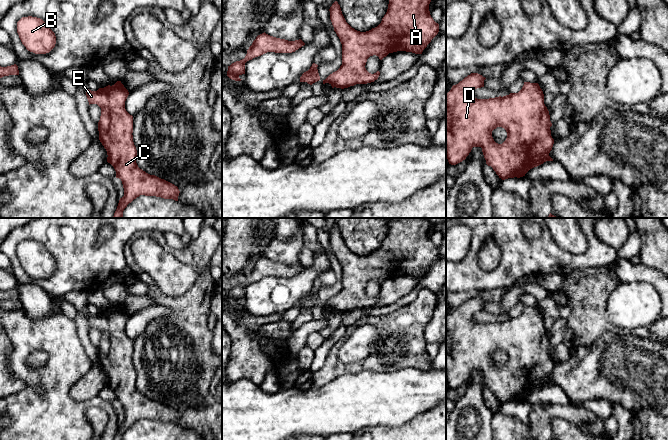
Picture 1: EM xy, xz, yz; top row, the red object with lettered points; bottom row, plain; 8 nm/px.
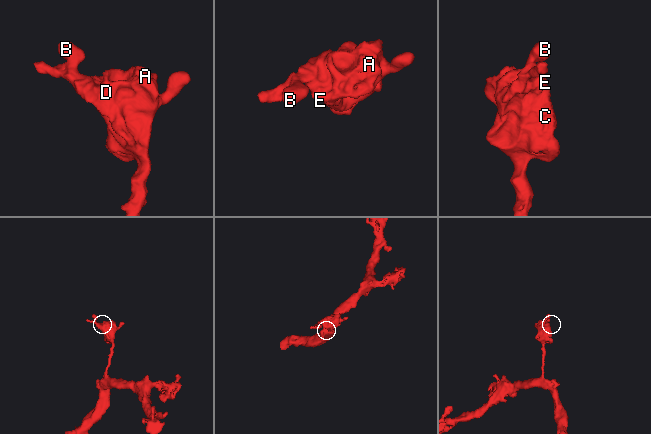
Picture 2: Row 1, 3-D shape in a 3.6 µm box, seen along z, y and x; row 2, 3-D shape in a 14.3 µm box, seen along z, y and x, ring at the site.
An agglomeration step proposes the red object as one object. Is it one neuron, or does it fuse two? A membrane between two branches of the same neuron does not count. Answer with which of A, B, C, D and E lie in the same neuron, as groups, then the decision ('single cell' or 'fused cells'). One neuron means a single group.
A B C D E | single cell

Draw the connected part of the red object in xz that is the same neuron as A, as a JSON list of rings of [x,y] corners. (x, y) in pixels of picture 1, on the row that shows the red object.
[[[389,0],[388,9],[381,23],[366,32],[352,28],[345,20],[340,5],[335,1],[330,7],[330,20],[334,31],[342,44],[342,65],[330,74],[323,84],[329,83],[332,88],[348,88],[356,84],[367,84],[378,79],[380,72],[369,73],[366,68],[367,59],[376,55],[382,60],[389,53],[397,51],[422,54],[423,50],[439,32],[439,24],[430,15],[431,0]]]

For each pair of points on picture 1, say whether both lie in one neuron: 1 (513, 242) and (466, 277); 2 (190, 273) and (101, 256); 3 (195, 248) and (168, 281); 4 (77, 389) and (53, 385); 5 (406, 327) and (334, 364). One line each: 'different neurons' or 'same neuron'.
1: same neuron
2: different neurons
3: different neurons
4: different neurons
5: same neuron

